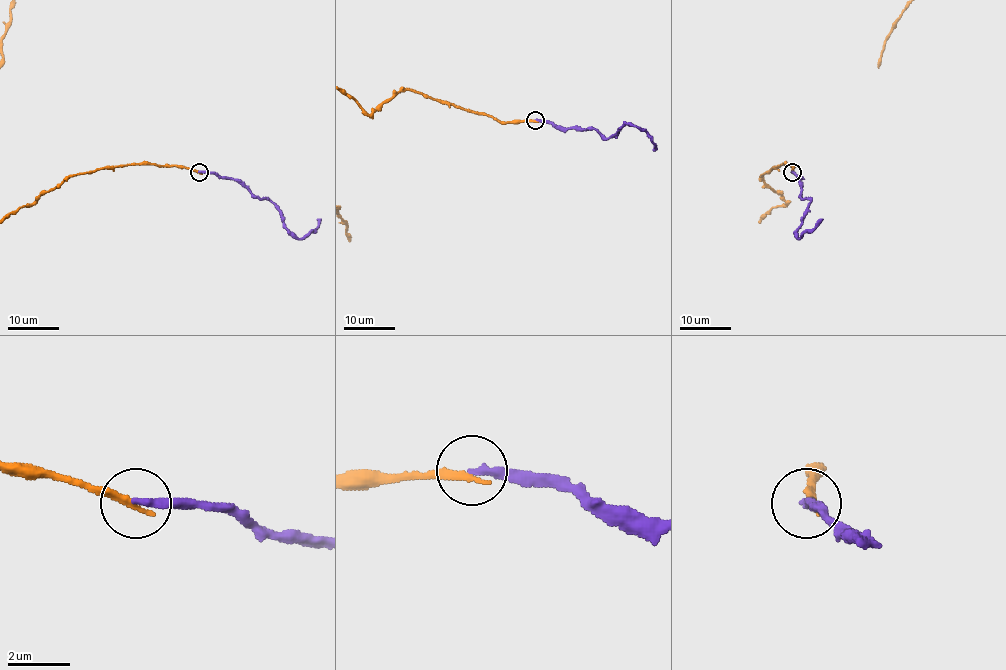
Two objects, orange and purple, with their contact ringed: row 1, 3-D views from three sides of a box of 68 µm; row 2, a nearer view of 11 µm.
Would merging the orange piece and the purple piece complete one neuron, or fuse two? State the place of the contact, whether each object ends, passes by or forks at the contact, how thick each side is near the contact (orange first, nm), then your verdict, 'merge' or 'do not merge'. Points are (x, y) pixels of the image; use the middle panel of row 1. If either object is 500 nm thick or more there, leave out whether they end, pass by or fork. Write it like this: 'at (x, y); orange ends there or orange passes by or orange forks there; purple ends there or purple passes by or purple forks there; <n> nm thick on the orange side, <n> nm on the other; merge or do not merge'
at (535, 120); orange ends there; purple ends there; 240 nm thick on the orange side, 240 nm on the other; do not merge

